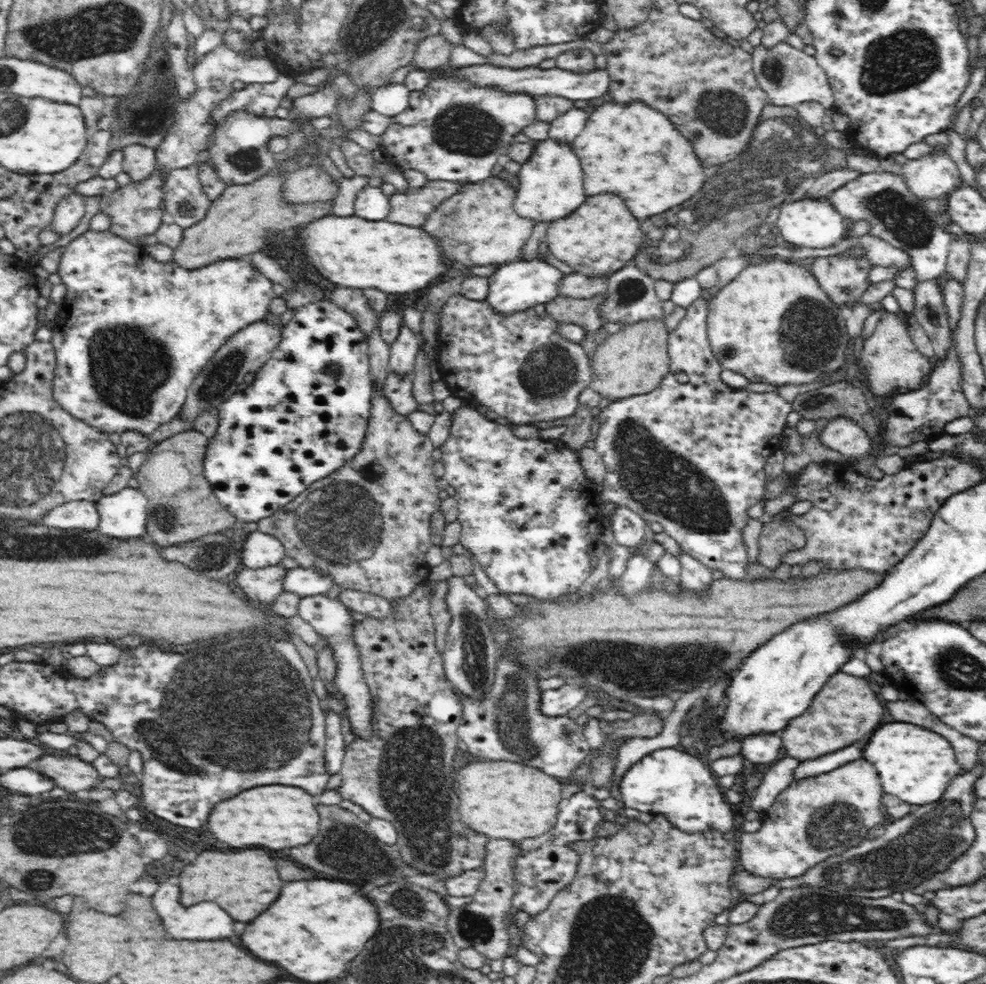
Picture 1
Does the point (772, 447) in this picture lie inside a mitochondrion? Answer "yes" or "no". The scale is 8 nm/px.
no

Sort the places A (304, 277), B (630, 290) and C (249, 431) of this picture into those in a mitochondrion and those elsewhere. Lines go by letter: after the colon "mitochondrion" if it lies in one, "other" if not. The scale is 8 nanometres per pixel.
A: other
B: mitochondrion
C: other

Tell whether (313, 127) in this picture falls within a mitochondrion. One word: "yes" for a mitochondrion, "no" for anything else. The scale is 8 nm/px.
no

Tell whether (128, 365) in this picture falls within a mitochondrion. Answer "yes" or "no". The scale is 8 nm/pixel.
yes

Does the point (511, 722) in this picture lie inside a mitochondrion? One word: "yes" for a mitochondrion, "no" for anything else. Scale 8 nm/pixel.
yes

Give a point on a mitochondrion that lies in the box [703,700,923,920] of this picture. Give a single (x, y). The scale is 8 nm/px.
(838, 822)

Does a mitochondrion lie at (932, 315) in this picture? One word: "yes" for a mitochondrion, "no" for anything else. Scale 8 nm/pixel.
no

